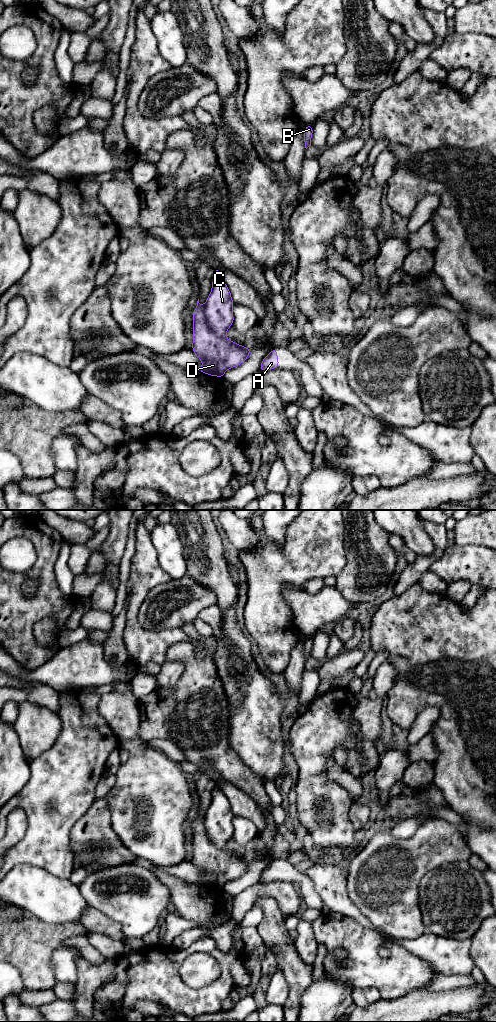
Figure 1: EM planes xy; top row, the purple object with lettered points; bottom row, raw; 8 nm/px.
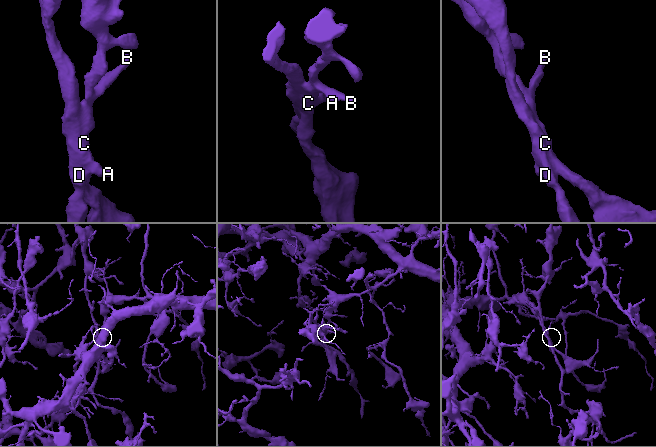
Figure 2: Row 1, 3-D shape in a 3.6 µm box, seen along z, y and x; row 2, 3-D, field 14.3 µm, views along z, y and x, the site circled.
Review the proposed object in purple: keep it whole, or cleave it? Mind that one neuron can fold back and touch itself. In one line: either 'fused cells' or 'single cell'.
fused cells

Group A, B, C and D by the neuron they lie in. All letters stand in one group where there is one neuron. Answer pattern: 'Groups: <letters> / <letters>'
Groups: A D / B C

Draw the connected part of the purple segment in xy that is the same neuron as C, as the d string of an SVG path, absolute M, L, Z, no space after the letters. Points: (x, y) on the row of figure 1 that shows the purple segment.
M220 272L212 280L212 289L205 304L205 315L211 329L218 336L225 336L227 330L233 325L233 306L231 292Z

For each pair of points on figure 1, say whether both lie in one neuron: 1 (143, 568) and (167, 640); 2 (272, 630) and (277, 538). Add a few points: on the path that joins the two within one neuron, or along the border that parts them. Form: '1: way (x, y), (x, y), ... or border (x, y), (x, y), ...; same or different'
1: way (136, 591), (133, 604), (133, 625), (144, 636); same
2: border (263, 527), (271, 541), (279, 547), (284, 545); different

